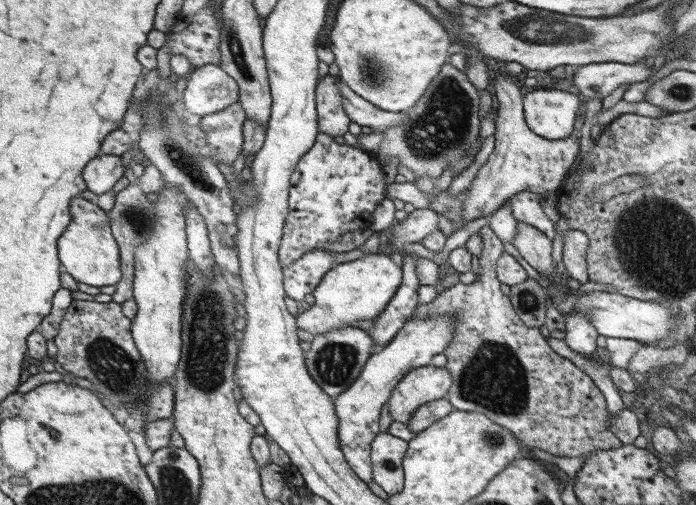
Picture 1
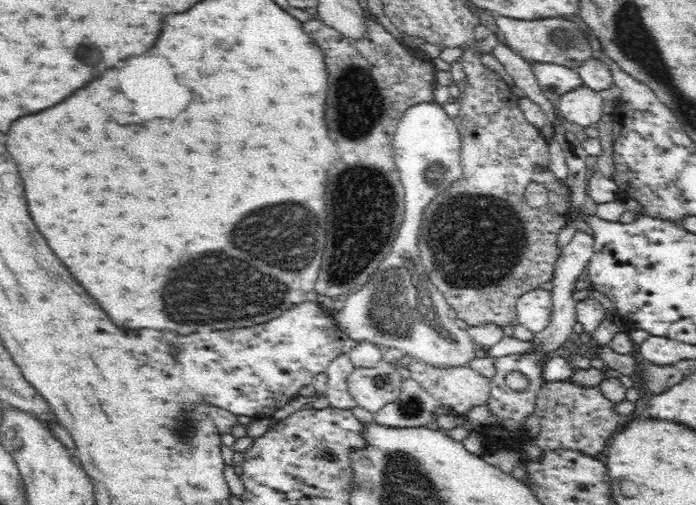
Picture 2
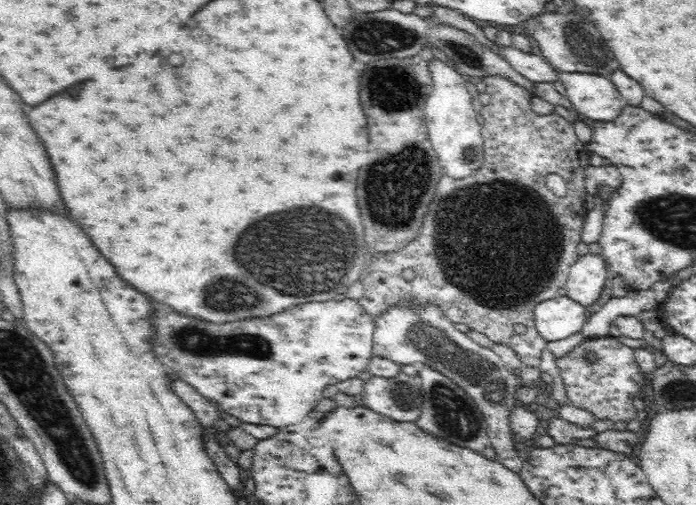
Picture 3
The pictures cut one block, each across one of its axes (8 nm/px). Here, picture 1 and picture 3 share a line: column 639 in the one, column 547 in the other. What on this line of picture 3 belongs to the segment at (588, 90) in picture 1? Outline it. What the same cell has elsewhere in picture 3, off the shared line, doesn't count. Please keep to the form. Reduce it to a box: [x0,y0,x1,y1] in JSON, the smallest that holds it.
[496,46,558,84]

